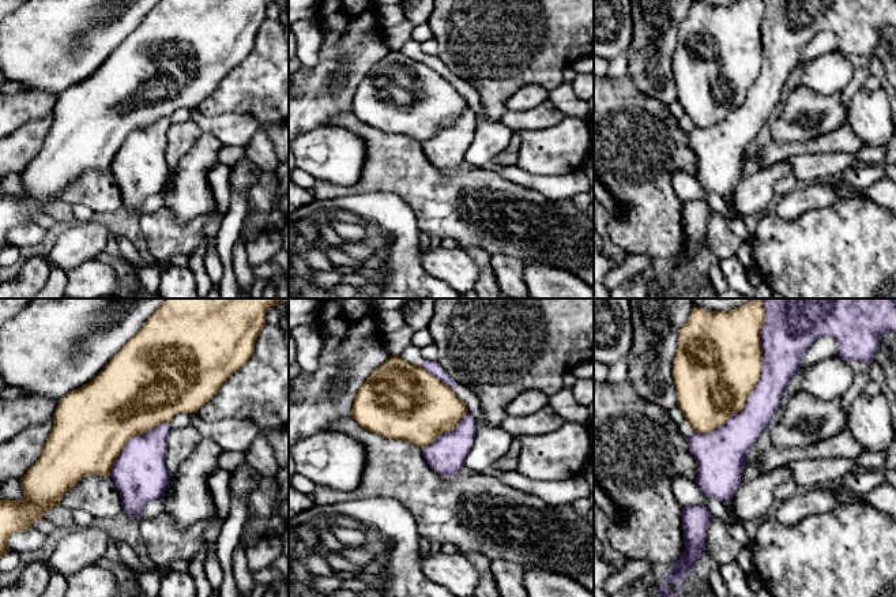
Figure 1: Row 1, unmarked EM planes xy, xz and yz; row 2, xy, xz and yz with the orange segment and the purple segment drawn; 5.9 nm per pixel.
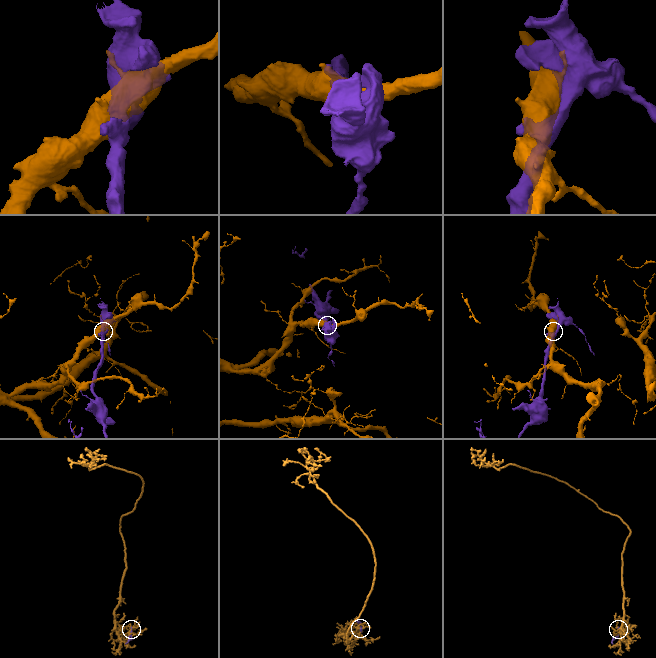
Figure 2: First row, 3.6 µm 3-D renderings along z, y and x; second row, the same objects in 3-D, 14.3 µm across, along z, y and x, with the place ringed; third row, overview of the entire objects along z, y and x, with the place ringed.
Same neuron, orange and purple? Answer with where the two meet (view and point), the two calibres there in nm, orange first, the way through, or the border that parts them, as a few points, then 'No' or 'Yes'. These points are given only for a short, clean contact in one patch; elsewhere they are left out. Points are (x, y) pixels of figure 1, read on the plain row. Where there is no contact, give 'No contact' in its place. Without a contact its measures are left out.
Touches orange at yz (757, 75). Thickness 500 nm (orange) against 240 nm. No

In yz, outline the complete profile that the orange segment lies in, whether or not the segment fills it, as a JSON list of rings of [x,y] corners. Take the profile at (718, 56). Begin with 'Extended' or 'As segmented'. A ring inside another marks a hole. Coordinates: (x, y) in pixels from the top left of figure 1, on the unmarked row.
As segmented. [[[741,0],[722,7],[692,3],[689,14],[678,27],[673,74],[677,101],[694,127],[707,128],[720,123],[733,108],[745,102],[763,65],[764,16],[764,0]]]

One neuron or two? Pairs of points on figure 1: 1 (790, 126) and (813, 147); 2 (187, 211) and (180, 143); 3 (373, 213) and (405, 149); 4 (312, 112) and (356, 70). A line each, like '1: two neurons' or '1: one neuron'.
1: two neurons
2: two neurons
3: two neurons
4: one neuron

